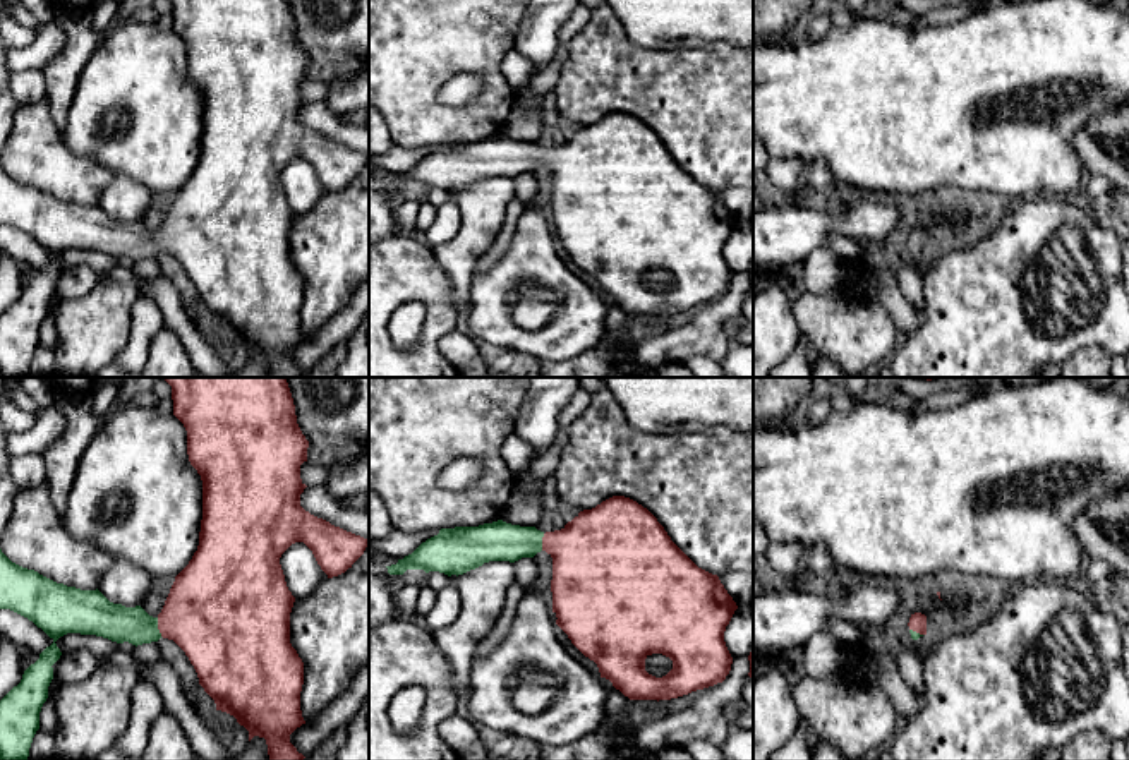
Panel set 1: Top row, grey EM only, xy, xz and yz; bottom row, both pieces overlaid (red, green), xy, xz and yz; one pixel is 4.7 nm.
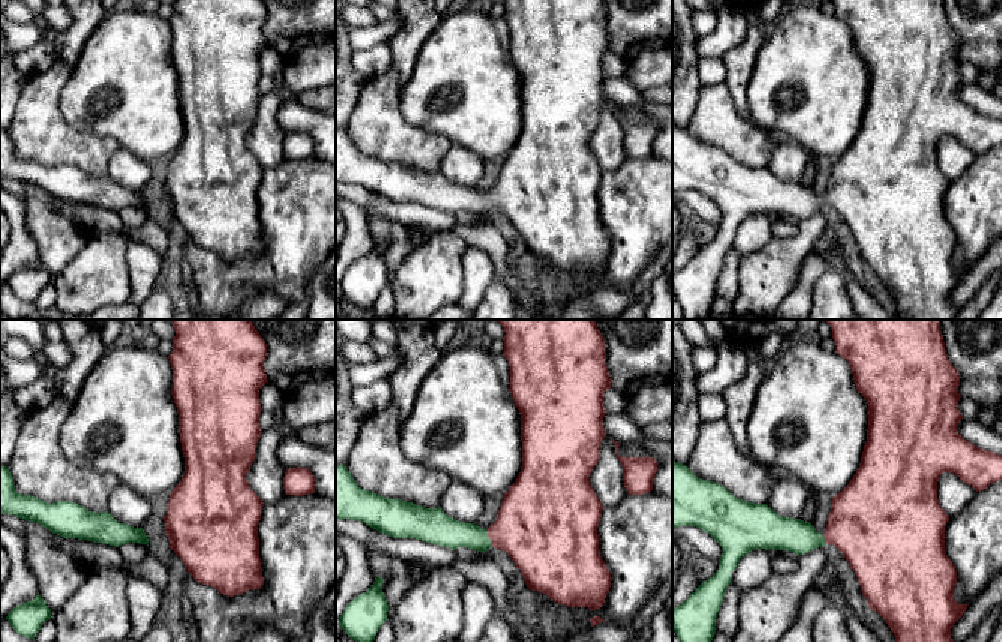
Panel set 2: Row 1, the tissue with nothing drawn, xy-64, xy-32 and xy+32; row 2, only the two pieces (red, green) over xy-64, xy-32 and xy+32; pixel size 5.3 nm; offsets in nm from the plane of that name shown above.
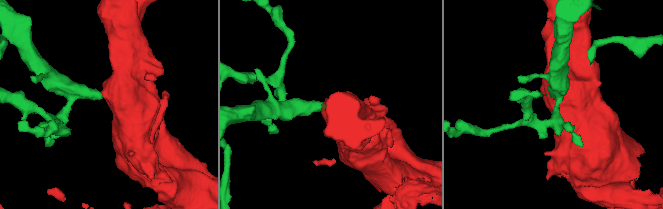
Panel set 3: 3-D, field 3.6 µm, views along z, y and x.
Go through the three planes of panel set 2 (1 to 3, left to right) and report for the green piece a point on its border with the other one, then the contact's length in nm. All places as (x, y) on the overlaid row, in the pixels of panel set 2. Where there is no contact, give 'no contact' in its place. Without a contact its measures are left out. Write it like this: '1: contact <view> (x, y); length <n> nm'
1: no contact
2: contact xy-32 (488, 536); length 80 nm
3: contact xy+32 (825, 540); length 50 nm

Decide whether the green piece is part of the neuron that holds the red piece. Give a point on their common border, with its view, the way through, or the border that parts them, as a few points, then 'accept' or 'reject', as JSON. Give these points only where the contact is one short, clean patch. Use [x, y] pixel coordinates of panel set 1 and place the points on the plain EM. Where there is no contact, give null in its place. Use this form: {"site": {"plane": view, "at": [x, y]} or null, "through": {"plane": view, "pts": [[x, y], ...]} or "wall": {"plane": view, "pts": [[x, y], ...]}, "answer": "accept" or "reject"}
{"site": {"plane": "xy", "at": [158, 242]}, "through": {"plane": "xy", "pts": [[210, 229], [198, 229], [158, 242], [114, 237]]}, "answer": "accept"}

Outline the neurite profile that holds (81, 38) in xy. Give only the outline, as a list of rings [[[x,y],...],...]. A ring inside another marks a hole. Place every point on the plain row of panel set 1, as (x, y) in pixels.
[[[55,7],[55,22],[65,33],[63,50],[46,65],[46,100],[51,106],[51,117],[60,129],[65,127],[65,117],[74,100],[79,75],[103,39],[103,33],[93,27],[93,10],[77,10],[74,7]]]

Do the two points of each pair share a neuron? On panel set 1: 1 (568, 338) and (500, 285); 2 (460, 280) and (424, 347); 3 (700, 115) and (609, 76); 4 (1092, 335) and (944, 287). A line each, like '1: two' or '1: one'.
1: one
2: two
3: one
4: one

